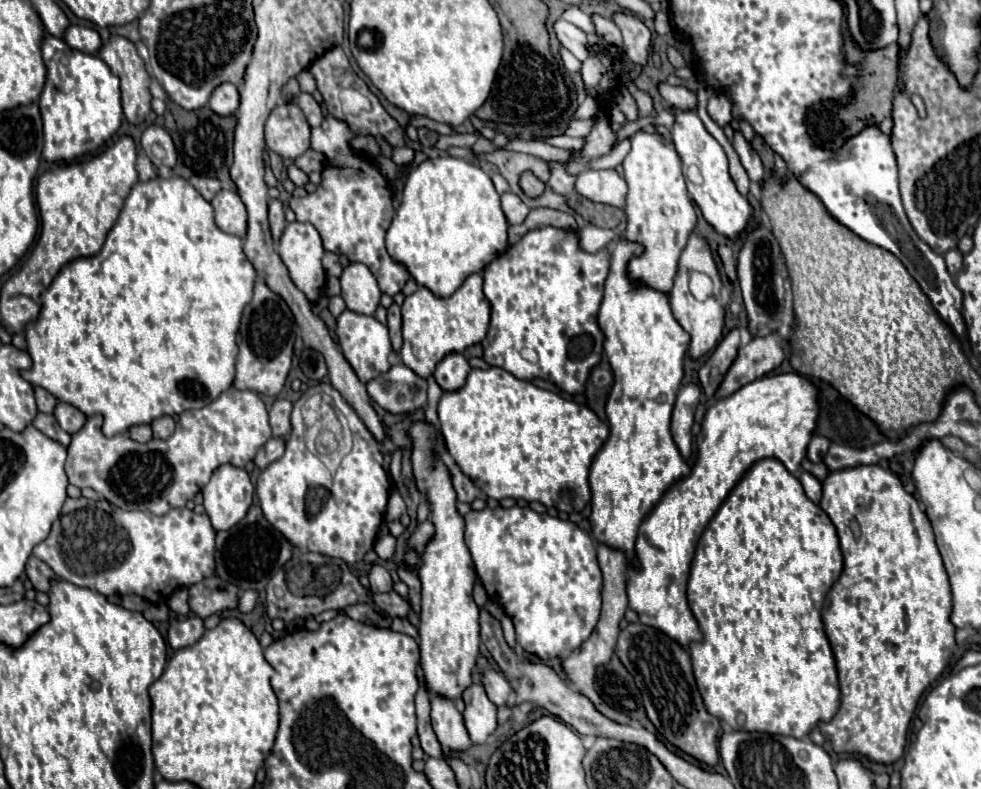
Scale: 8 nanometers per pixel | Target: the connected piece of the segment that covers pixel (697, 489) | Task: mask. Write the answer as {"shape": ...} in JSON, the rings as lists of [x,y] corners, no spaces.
{"shape":[[[779,374],[763,376],[723,400],[717,398],[709,406],[701,432],[695,438],[697,462],[691,474],[675,482],[661,496],[659,504],[647,514],[635,540],[637,562],[627,568],[627,598],[629,608],[637,612],[643,624],[663,630],[685,648],[703,638],[685,596],[695,542],[723,500],[727,500],[731,488],[735,488],[753,464],[775,458],[781,460],[791,474],[799,470],[819,414],[817,394],[819,390],[807,378],[799,374]]]}

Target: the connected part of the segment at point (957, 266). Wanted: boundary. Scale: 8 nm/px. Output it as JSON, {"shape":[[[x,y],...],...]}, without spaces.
{"shape":[[[951,250],[945,254],[945,262],[947,262],[947,270],[951,276],[955,276],[961,270],[963,264],[963,254],[959,250]]]}

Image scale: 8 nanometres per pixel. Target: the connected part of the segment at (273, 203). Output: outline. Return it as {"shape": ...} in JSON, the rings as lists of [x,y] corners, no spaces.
{"shape":[[[277,198],[269,200],[269,226],[273,232],[273,242],[279,244],[279,238],[285,228],[285,212],[283,212],[281,200],[277,200]]]}

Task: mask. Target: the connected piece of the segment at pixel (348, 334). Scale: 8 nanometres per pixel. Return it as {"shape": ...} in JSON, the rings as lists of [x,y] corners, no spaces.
{"shape":[[[345,310],[337,318],[337,338],[339,338],[339,346],[341,346],[343,356],[353,366],[355,374],[359,376],[359,380],[363,384],[371,382],[375,376],[379,376],[379,372],[387,372],[387,368],[391,368],[389,356],[391,356],[393,348],[389,342],[387,326],[383,326],[373,316],[363,316],[363,314],[355,314],[351,310]]]}

